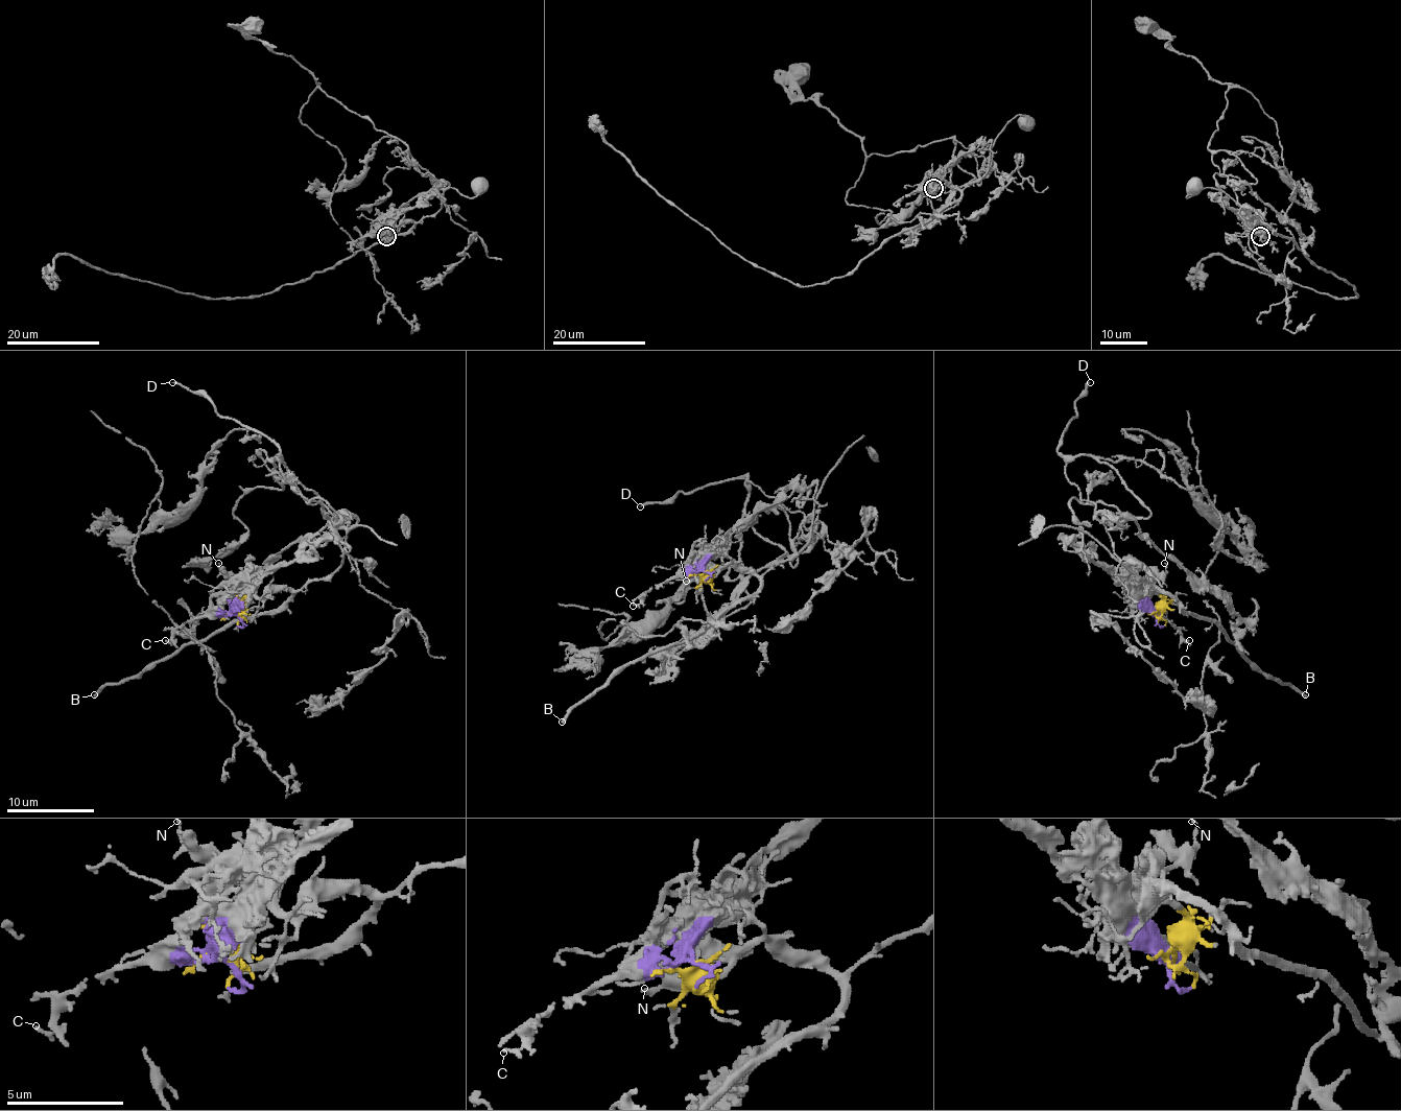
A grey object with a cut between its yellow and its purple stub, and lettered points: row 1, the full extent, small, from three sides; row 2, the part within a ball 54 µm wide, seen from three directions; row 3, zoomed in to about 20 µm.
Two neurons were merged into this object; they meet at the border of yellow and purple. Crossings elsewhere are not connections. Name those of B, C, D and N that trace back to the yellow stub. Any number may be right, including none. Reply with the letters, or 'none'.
B, N

